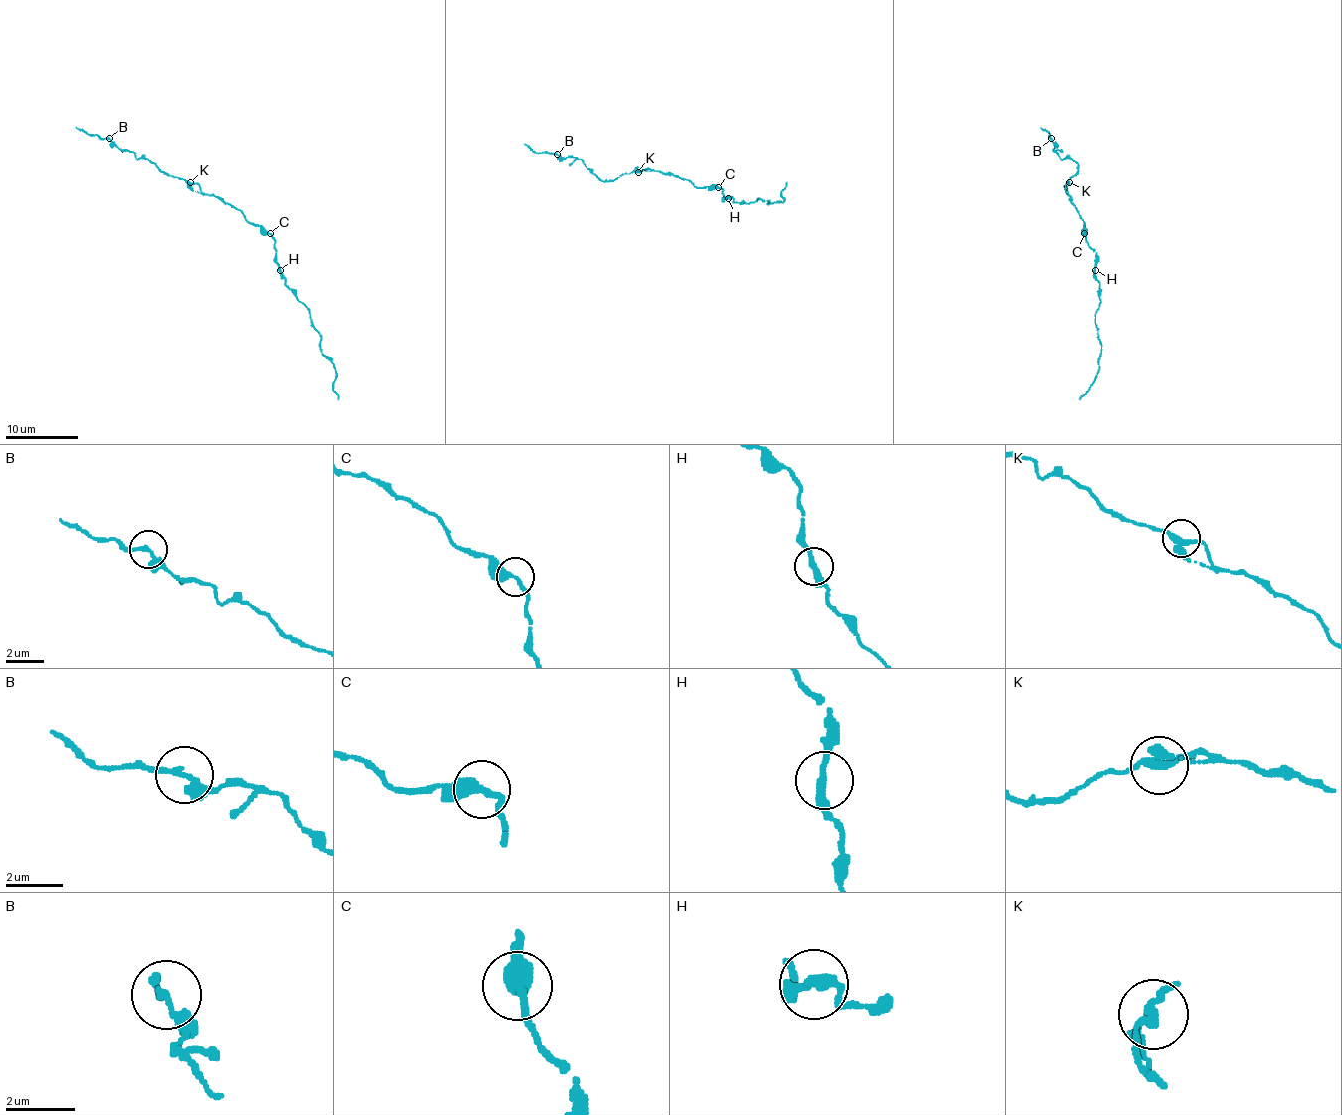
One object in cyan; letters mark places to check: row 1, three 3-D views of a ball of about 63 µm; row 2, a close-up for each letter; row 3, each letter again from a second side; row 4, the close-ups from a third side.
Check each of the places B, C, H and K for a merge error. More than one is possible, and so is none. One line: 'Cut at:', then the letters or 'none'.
Cut at: none

